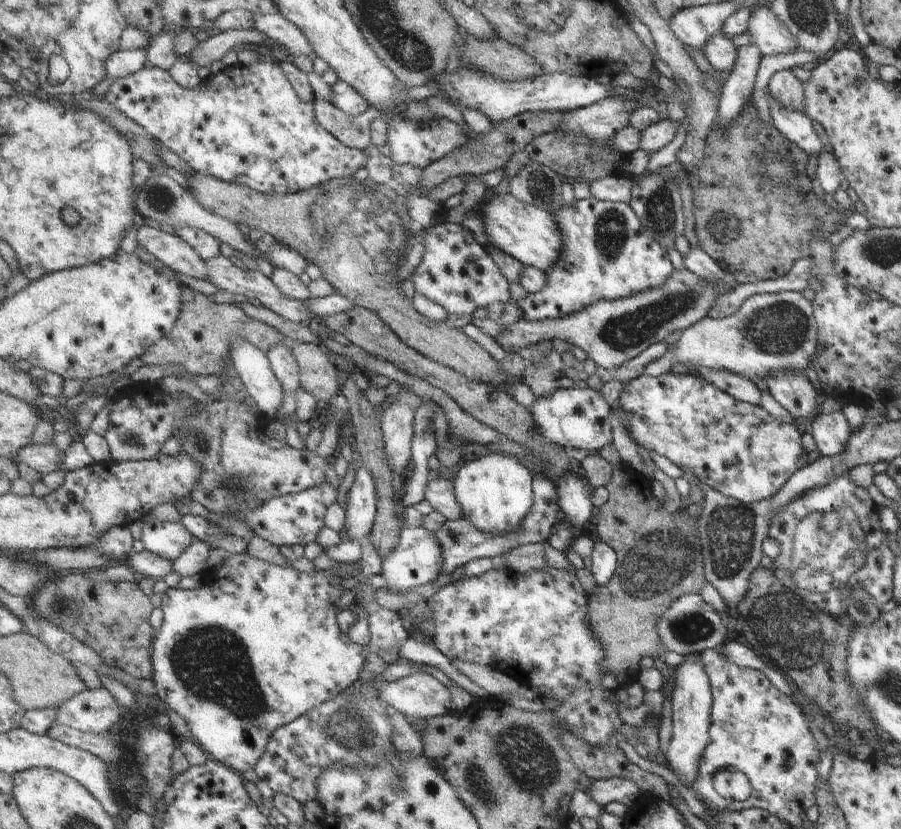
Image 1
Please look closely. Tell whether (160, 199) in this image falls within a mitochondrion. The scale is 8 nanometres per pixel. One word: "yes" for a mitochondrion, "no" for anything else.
yes

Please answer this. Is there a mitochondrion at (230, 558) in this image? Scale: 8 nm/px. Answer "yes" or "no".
no

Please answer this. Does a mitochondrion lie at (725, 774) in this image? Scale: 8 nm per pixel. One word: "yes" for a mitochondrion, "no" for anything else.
yes

